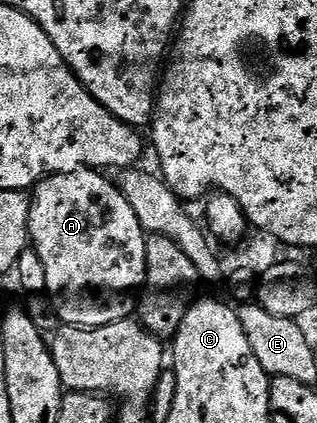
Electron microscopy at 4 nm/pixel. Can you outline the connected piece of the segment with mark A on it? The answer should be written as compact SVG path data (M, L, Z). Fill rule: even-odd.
M75 170L66 174L50 174L41 179L31 191L31 201L29 203L29 241L32 249L37 251L39 260L43 260L43 268L47 268L47 284L45 289L50 298L57 303L57 315L61 317L62 323L66 326L106 326L112 322L122 321L126 316L132 315L135 310L133 298L129 293L140 291L145 284L145 229L139 224L139 216L135 216L135 211L131 204L118 192L116 185L112 181L105 179L104 173L91 170Z

